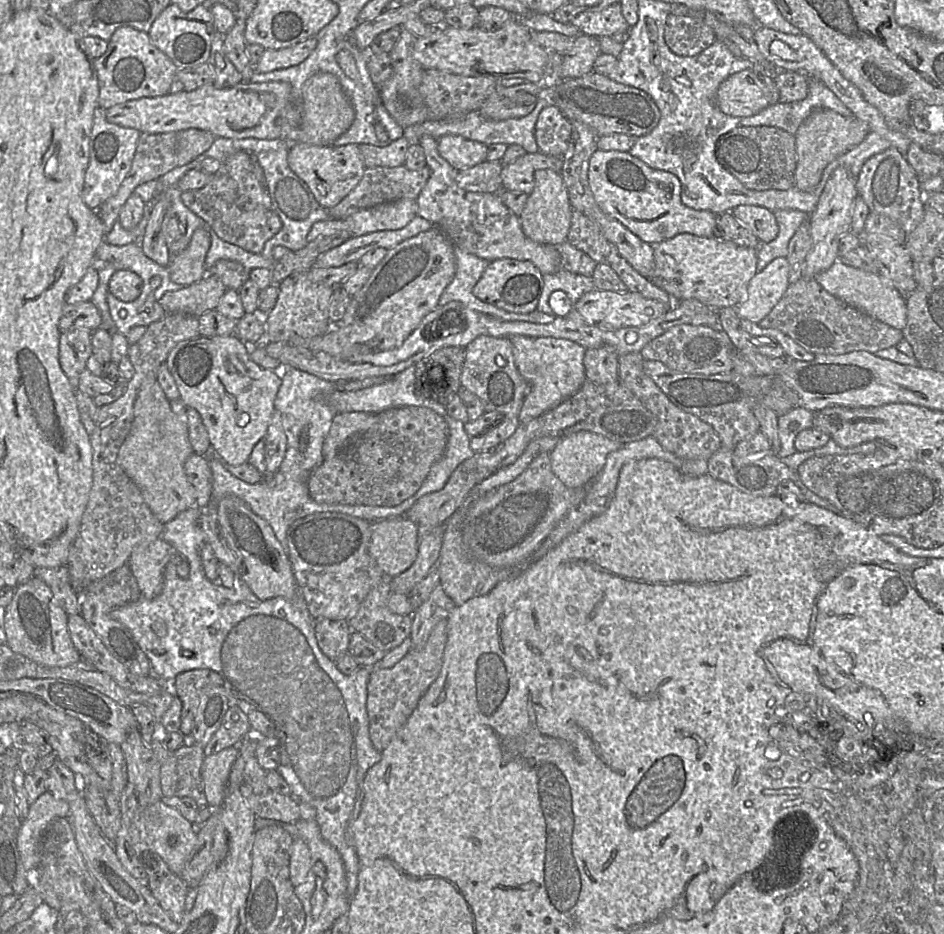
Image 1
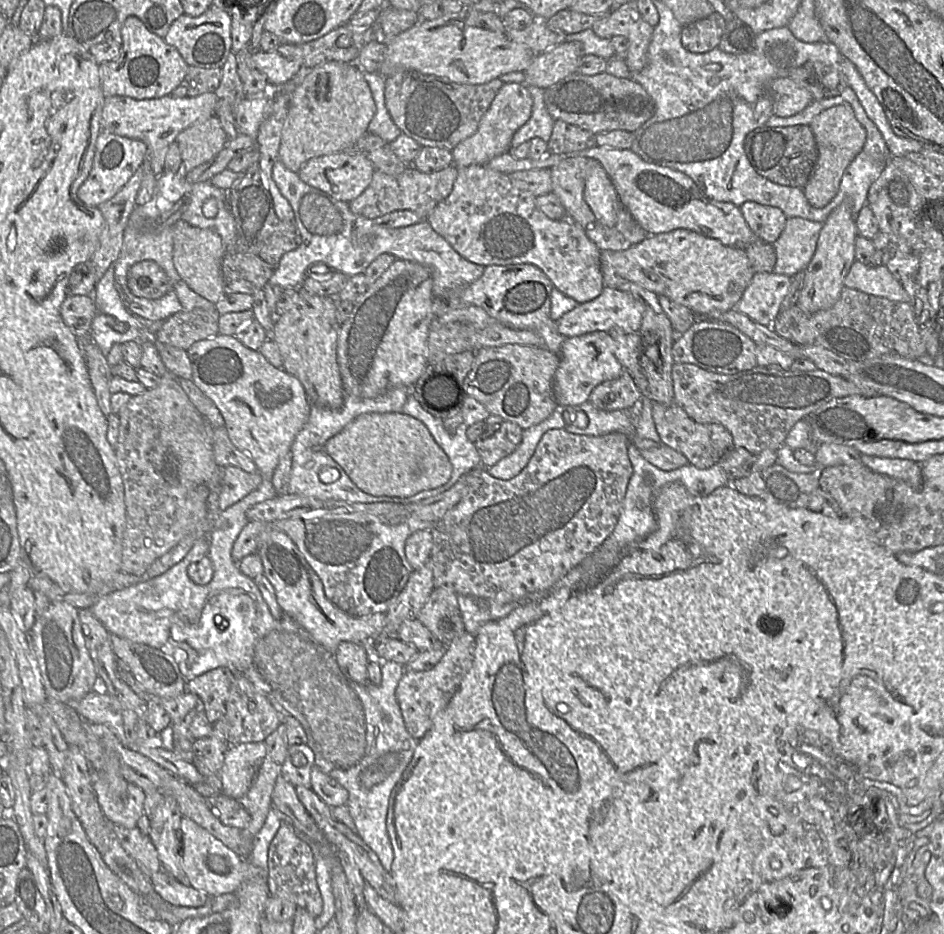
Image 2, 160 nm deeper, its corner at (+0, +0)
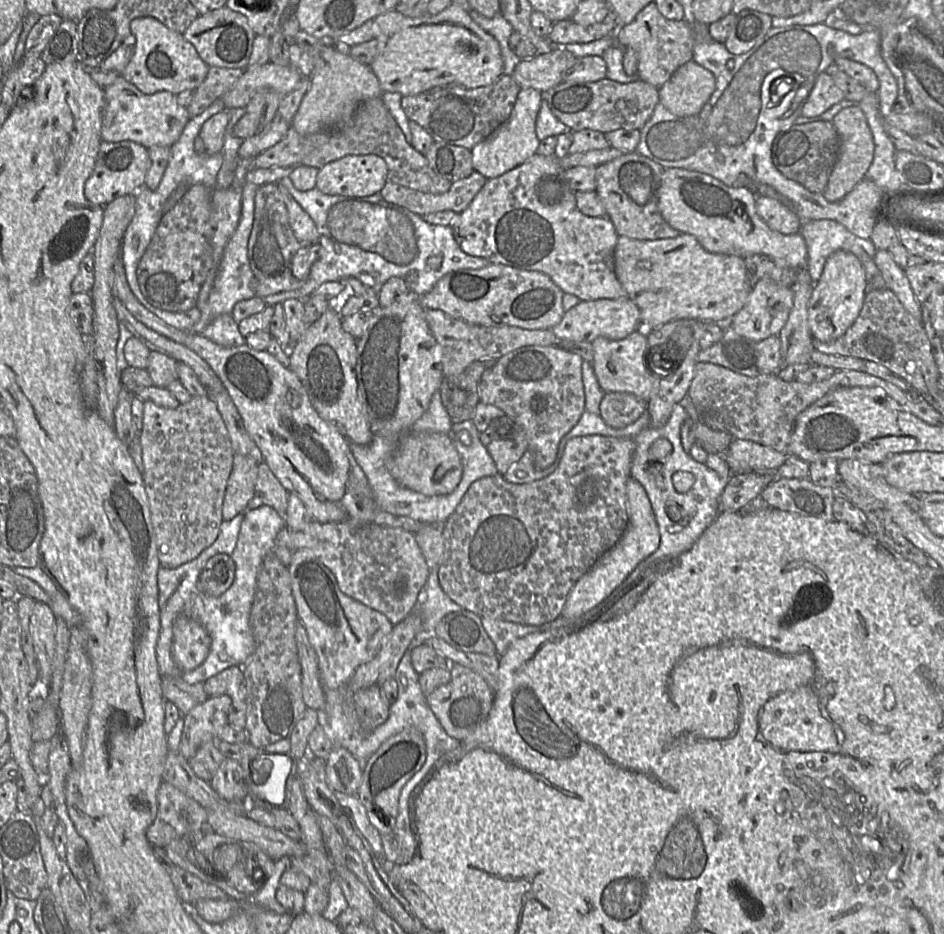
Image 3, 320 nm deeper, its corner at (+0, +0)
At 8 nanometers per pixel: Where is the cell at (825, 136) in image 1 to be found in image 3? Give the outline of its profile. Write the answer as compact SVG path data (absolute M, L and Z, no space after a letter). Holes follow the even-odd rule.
M858 107L842 109L834 116L832 123L839 134L840 153L823 195L829 202L837 202L866 177L873 161L874 141L867 119Z

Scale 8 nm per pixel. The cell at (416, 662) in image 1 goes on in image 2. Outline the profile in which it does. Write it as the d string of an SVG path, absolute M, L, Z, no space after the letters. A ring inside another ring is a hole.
M466 631L446 645L444 655L432 669L405 671L397 685L395 695L406 729L412 737L421 739L431 728L435 716L448 705L472 666L474 650L475 638Z

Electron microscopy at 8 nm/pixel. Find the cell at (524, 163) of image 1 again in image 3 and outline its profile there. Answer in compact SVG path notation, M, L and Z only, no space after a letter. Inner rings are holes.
M636 151L595 167L595 192L618 236L635 240L657 240L674 238L681 234L663 219L658 208L656 191L664 171L664 167Z

